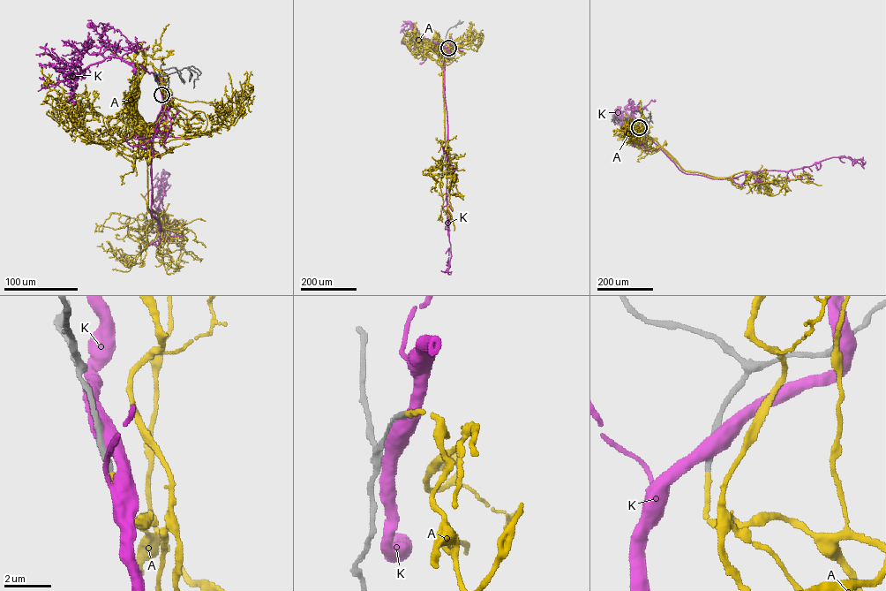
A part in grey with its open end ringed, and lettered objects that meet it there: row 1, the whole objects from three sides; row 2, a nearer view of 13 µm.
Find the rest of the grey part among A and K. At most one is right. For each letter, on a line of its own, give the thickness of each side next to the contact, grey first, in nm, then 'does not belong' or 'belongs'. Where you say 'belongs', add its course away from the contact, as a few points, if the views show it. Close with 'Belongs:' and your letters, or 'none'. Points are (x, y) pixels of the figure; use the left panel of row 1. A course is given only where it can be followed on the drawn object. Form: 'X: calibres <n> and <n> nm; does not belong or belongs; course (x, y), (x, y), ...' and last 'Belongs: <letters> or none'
A: calibres 280 and 220 nm; belongs; course (161, 94), (163, 111), (148, 125), (149, 164), (146, 156), (149, 140), (142, 135)
K: calibres 260 and 550 nm; does not belong
Belongs: A

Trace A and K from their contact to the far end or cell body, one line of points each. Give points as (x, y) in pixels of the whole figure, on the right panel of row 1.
A: (639, 127), (644, 133), (655, 138), (649, 154), (657, 151), (664, 142)
K: (639, 126), (639, 118), (633, 113), (655, 100)

